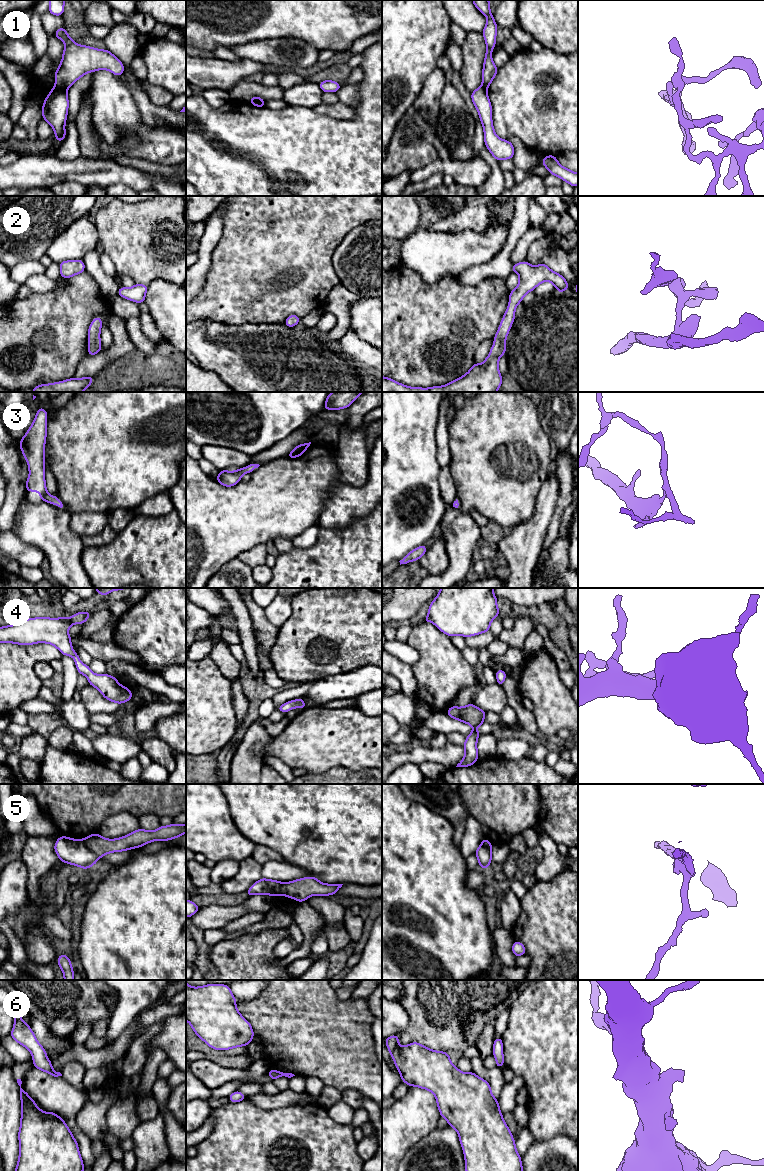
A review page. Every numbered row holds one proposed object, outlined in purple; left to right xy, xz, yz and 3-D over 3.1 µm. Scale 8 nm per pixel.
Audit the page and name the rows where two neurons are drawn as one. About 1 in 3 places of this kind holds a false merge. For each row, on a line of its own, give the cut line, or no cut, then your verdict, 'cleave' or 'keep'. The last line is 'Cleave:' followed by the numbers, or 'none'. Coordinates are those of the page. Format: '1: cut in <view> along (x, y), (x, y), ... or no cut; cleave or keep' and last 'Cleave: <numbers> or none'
1: cut in xz along (263, 100), (250, 102); cleave
2: no cut; keep
3: no cut; keep
4: no cut; keep
5: cut in xy along (83, 840), (98, 858); cleave
6: no cut; keep
Cleave: 1, 5

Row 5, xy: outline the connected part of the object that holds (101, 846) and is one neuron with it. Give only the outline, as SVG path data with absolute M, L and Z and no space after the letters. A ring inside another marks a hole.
M186 824L160 826L157 830L146 831L142 828L116 839L106 839L100 834L90 834L84 838L85 845L95 853L97 858L112 852L121 852L142 847L156 840L172 840L186 833Z

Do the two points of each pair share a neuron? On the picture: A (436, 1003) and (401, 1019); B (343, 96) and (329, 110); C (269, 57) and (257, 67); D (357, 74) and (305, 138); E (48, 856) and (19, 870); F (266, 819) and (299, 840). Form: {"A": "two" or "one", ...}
{"A": "two", "B": "two", "C": "two", "D": "two", "E": "two", "F": "one"}

